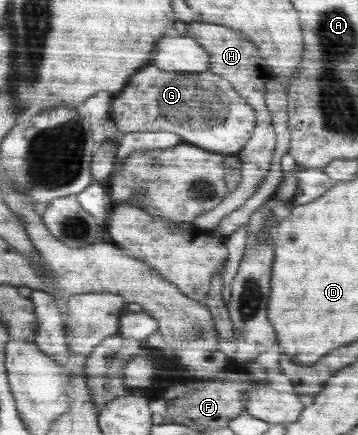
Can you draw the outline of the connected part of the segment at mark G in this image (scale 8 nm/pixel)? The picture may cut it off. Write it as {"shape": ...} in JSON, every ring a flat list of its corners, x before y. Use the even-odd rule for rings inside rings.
{"shape":[[150,64,132,75,133,83,114,95,110,119,124,134,167,130,218,154,238,154,255,130,256,109,231,84,213,72,167,72]]}

